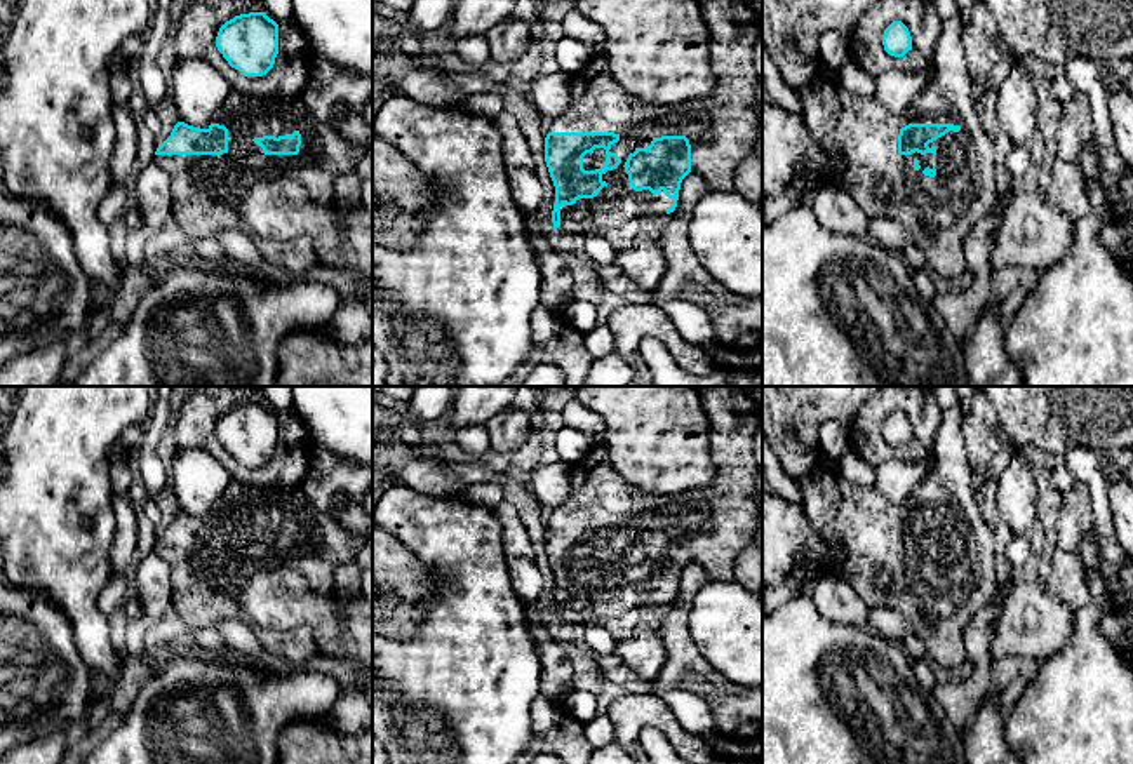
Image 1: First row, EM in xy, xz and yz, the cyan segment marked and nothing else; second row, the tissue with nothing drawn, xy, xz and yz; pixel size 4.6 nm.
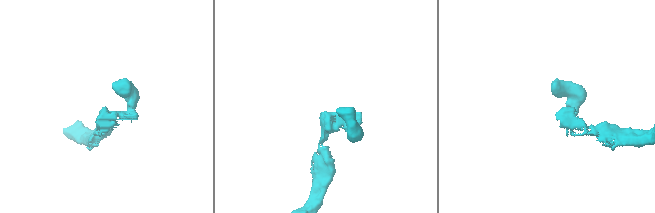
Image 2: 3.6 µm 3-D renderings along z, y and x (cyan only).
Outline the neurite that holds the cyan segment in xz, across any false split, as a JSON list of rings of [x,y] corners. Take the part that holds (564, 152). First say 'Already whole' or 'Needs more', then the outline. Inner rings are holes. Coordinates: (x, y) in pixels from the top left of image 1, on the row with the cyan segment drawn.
Needs more. [[[700,0],[700,7],[710,30],[712,70],[717,80],[710,97],[646,104],[611,77],[602,54],[573,75],[573,104],[562,115],[566,120],[553,122],[545,137],[545,162],[555,186],[555,230],[593,235],[634,218],[670,214],[689,172],[700,174],[710,190],[734,190],[734,169],[759,136],[752,101],[761,82],[754,49],[762,37],[762,24],[745,0]]]

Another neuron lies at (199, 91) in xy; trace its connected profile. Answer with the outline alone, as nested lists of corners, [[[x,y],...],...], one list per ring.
[[[178,59],[171,82],[178,122],[209,129],[235,94],[228,78],[204,59]]]

